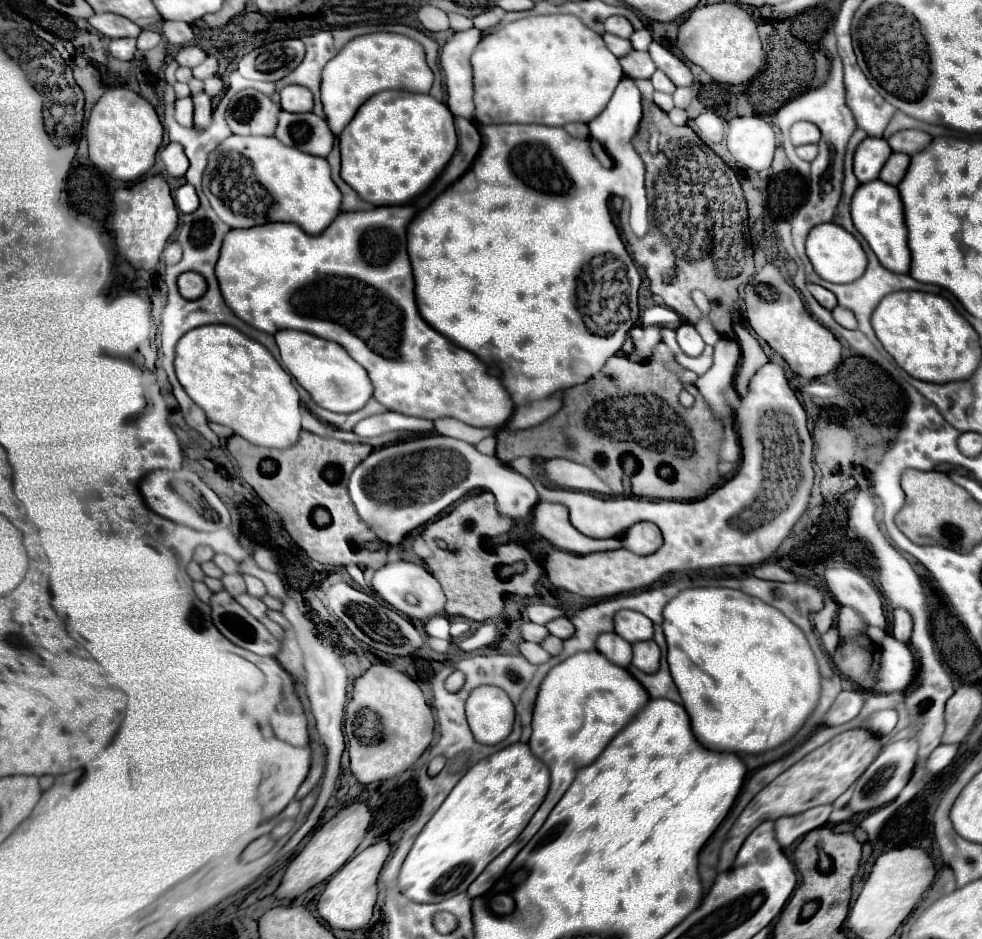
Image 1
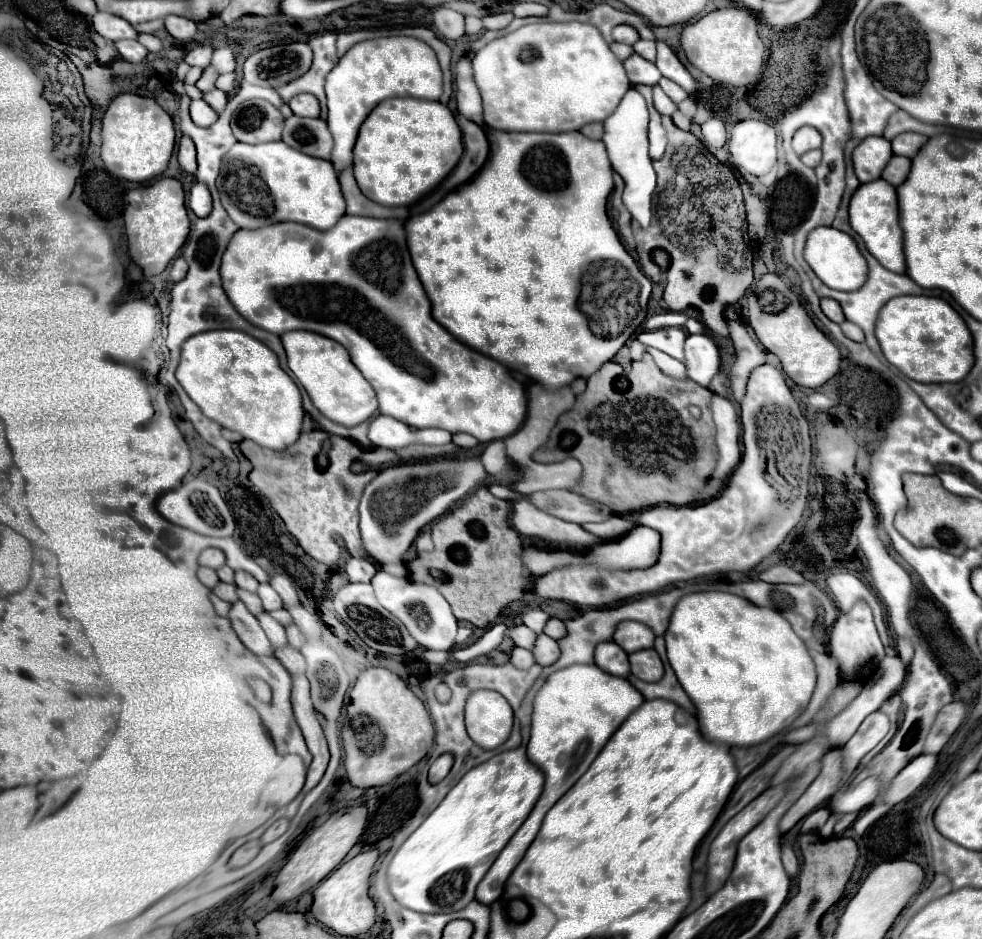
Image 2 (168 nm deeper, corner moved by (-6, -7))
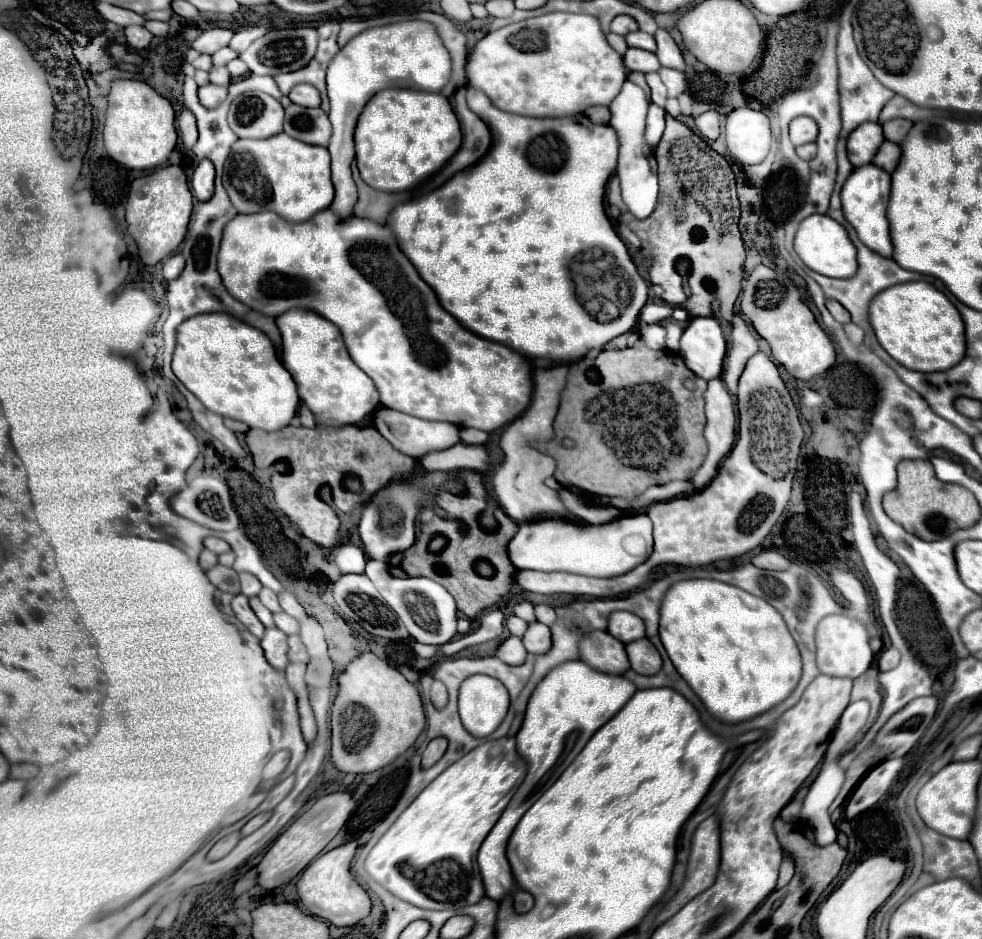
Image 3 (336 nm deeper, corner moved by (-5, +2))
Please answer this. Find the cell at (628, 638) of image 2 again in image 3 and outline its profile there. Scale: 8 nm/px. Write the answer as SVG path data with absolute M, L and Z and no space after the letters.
M612 612L608 620L608 632L622 640L624 644L640 640L646 636L646 626L642 624L642 618L634 616L632 612Z

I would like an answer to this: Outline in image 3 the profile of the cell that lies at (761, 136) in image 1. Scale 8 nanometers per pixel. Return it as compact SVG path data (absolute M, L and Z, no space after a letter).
M736 108L726 116L728 154L740 164L760 164L772 146L770 120L764 112Z

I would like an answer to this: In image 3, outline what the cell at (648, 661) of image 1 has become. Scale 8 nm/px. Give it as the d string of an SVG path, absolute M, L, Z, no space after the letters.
M642 638L642 640L636 640L636 642L626 644L626 652L628 652L628 658L630 658L632 668L638 674L652 676L652 674L660 672L662 658L660 658L656 646L648 638Z

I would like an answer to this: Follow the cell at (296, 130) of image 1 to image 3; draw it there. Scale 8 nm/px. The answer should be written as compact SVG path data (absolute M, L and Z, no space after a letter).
M290 104L286 108L284 132L306 144L328 146L328 140L332 136L332 126L328 114L322 108L302 108Z

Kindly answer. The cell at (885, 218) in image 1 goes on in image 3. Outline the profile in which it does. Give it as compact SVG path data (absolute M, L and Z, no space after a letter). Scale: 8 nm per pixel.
M868 164L856 168L842 188L842 210L846 220L858 232L858 238L880 256L892 256L890 244L890 224L886 220L886 204L890 198L890 174L882 172L882 168Z

